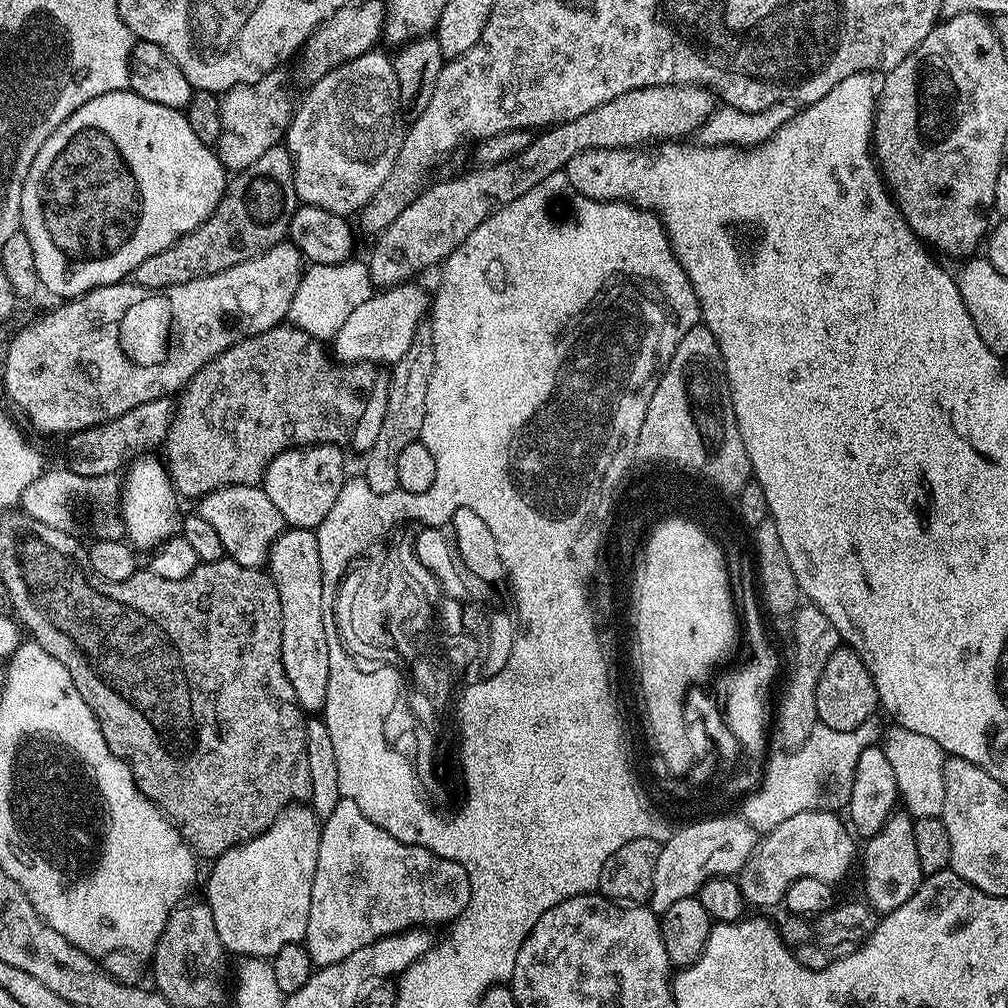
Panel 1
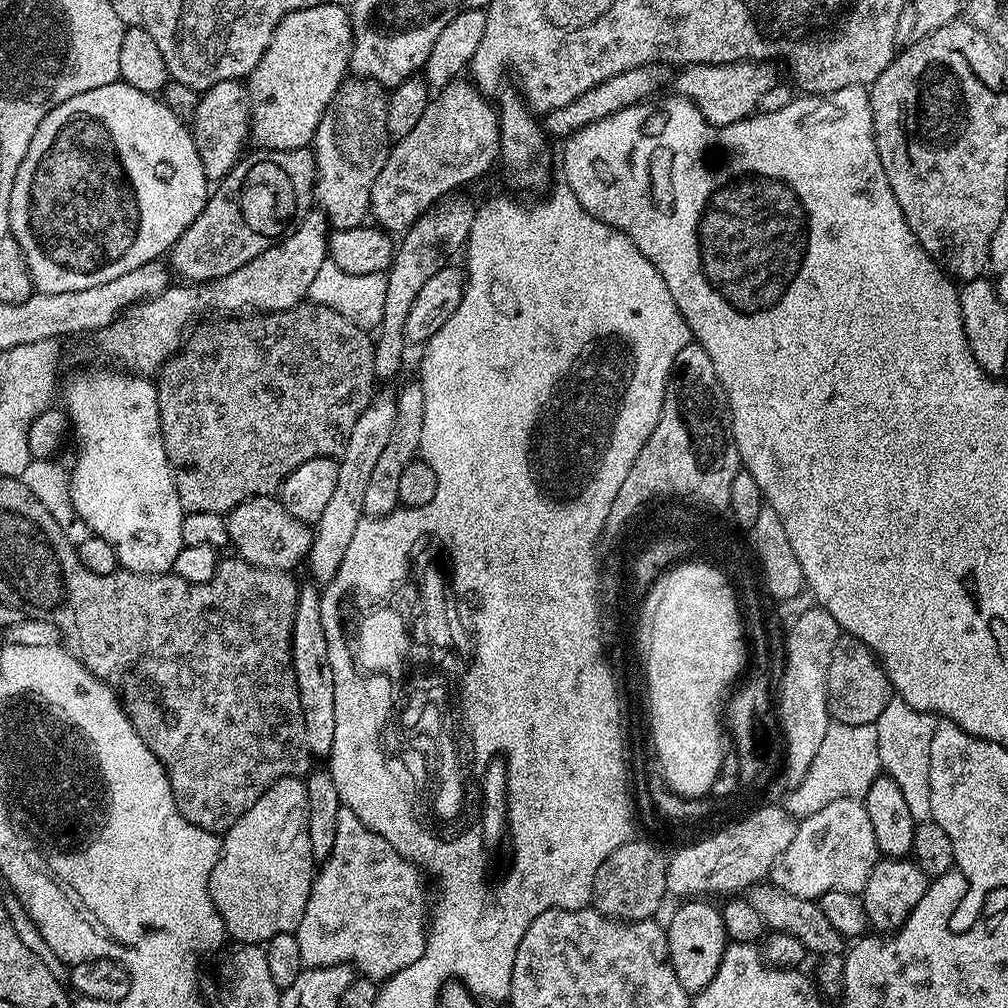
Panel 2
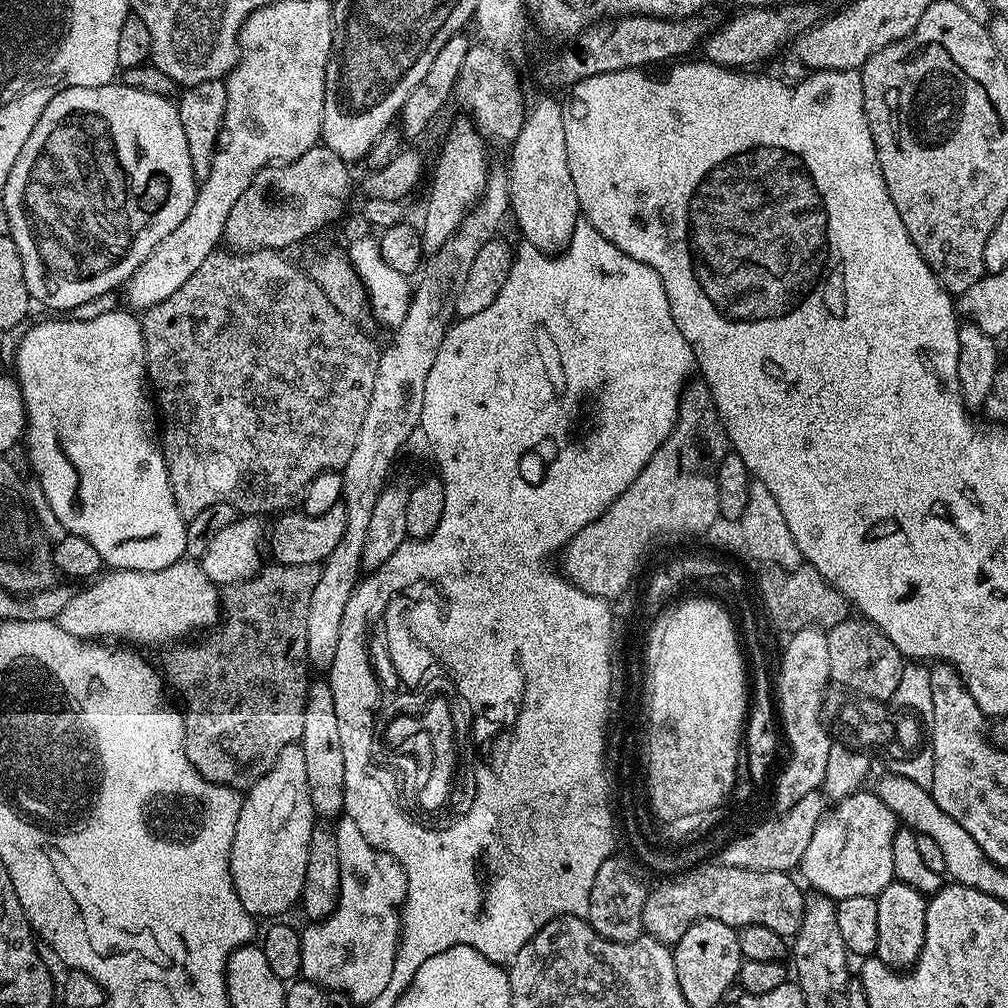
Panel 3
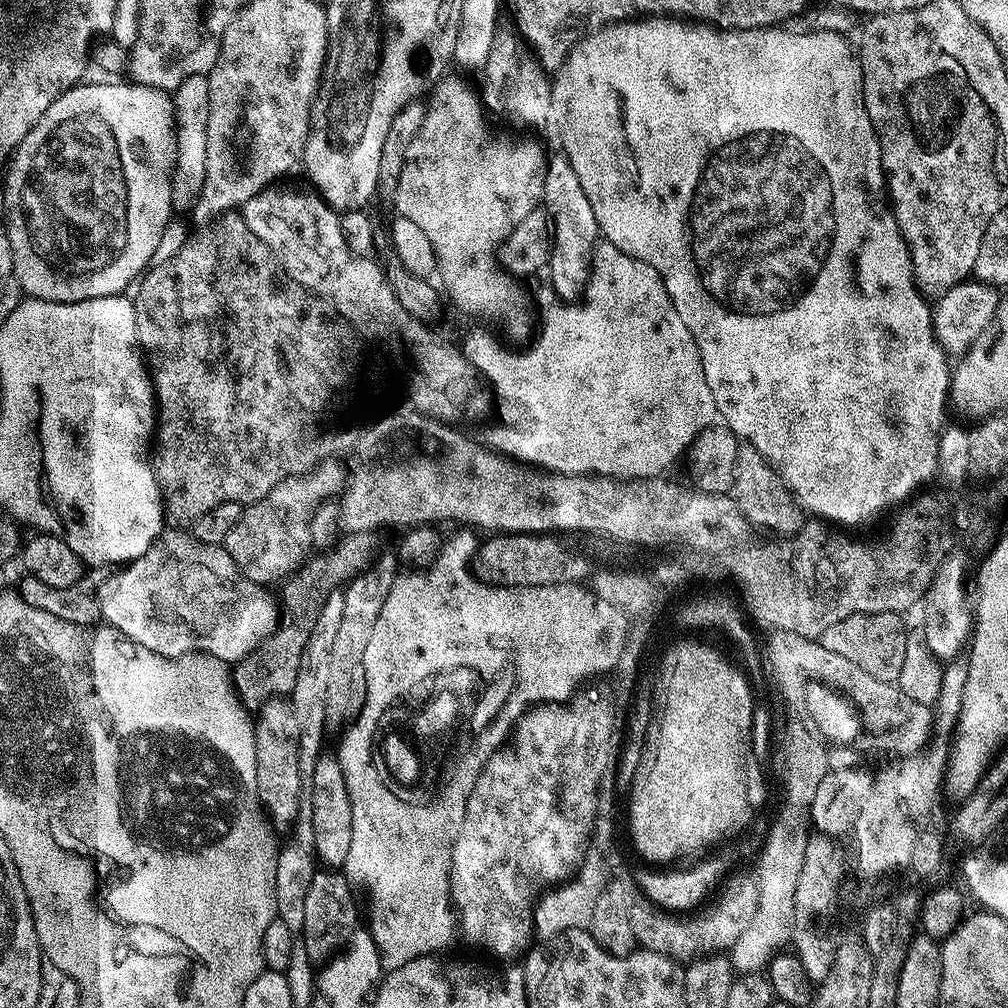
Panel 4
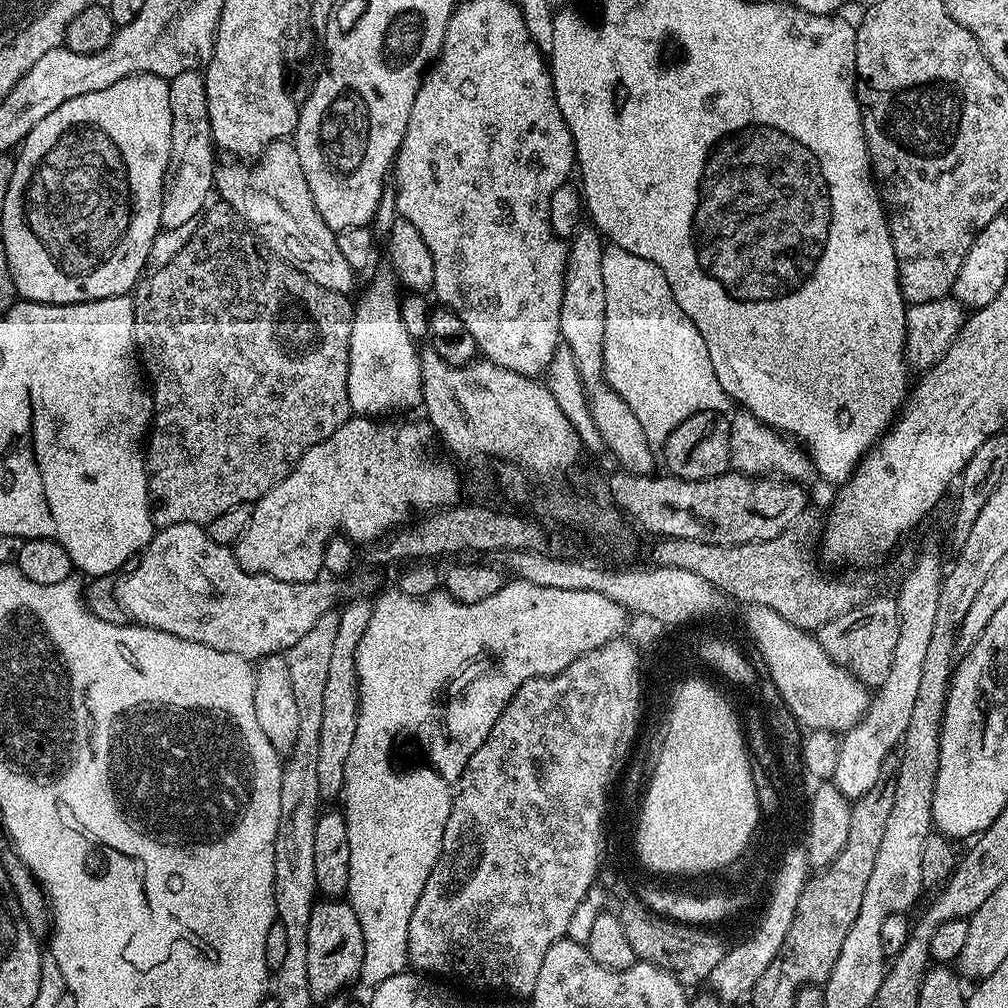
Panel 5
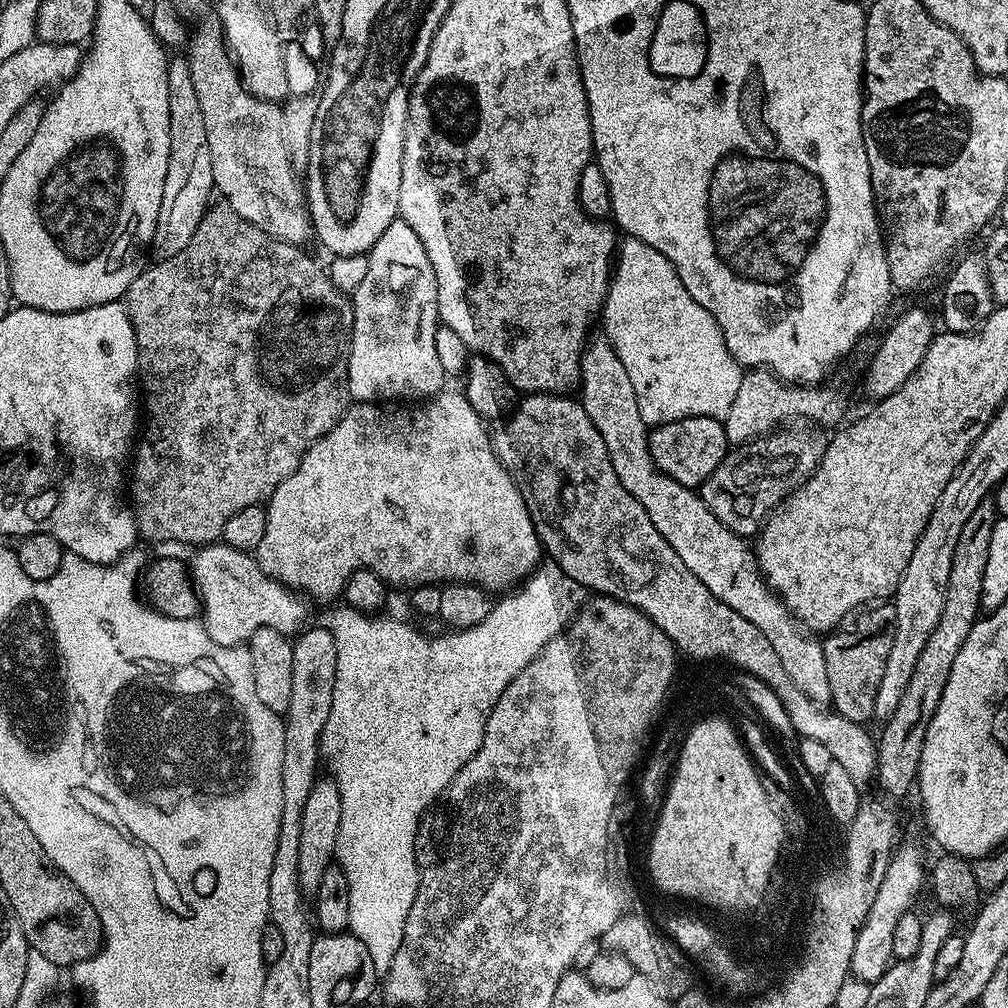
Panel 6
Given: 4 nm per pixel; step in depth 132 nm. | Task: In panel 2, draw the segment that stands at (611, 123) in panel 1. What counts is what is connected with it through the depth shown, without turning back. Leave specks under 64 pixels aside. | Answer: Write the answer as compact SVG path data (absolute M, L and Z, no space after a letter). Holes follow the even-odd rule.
M739 60L733 64L690 64L681 67L674 76L675 95L684 96L717 127L747 120L760 108L760 99L770 86L778 82L777 65L758 60Z

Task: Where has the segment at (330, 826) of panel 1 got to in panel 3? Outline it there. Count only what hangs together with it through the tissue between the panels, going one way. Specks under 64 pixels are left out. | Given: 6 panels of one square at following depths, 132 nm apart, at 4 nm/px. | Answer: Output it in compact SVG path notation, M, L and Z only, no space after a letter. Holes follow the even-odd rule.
M347 814L335 821L334 831L338 842L338 874L340 875L340 893L334 910L324 920L309 923L308 929L300 932L302 942L302 966L300 976L310 983L330 992L344 992L353 1005L371 1005L382 990L386 990L386 982L390 982L390 973L394 970L396 951L400 945L400 912L404 908L406 890L406 874L400 863L390 854L370 846L366 838L362 838L362 830Z

